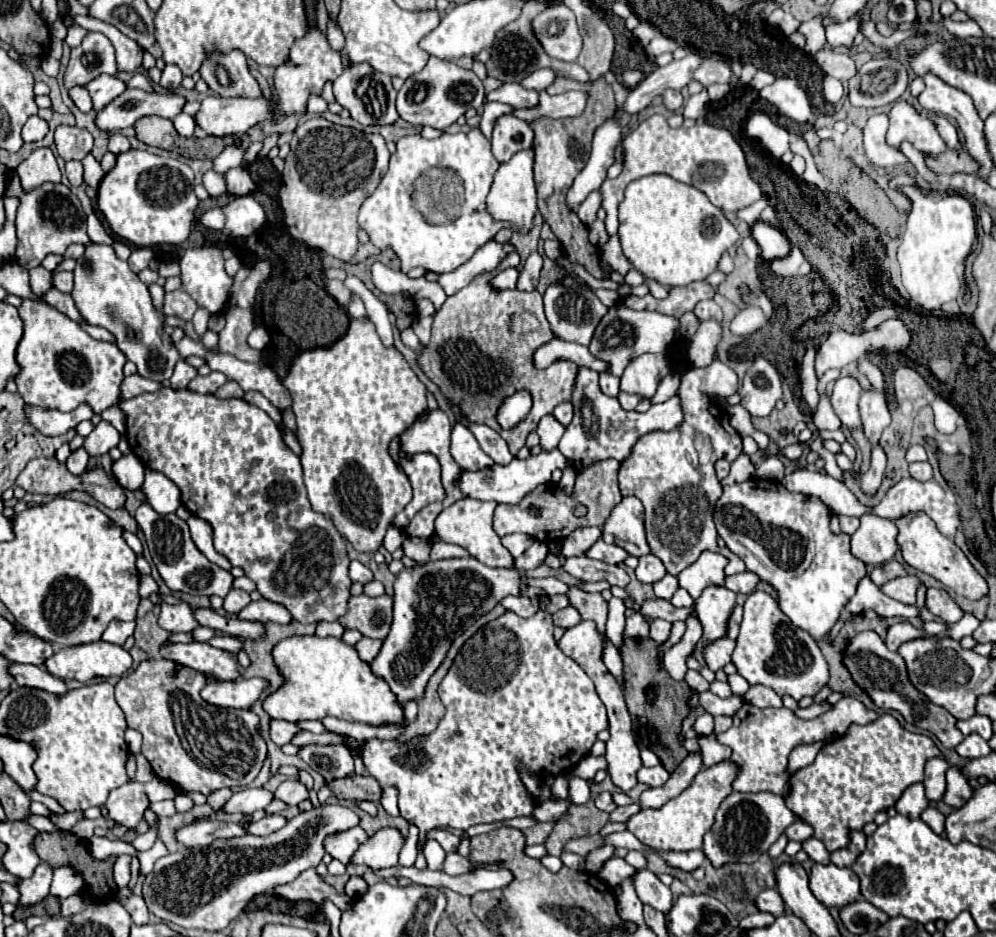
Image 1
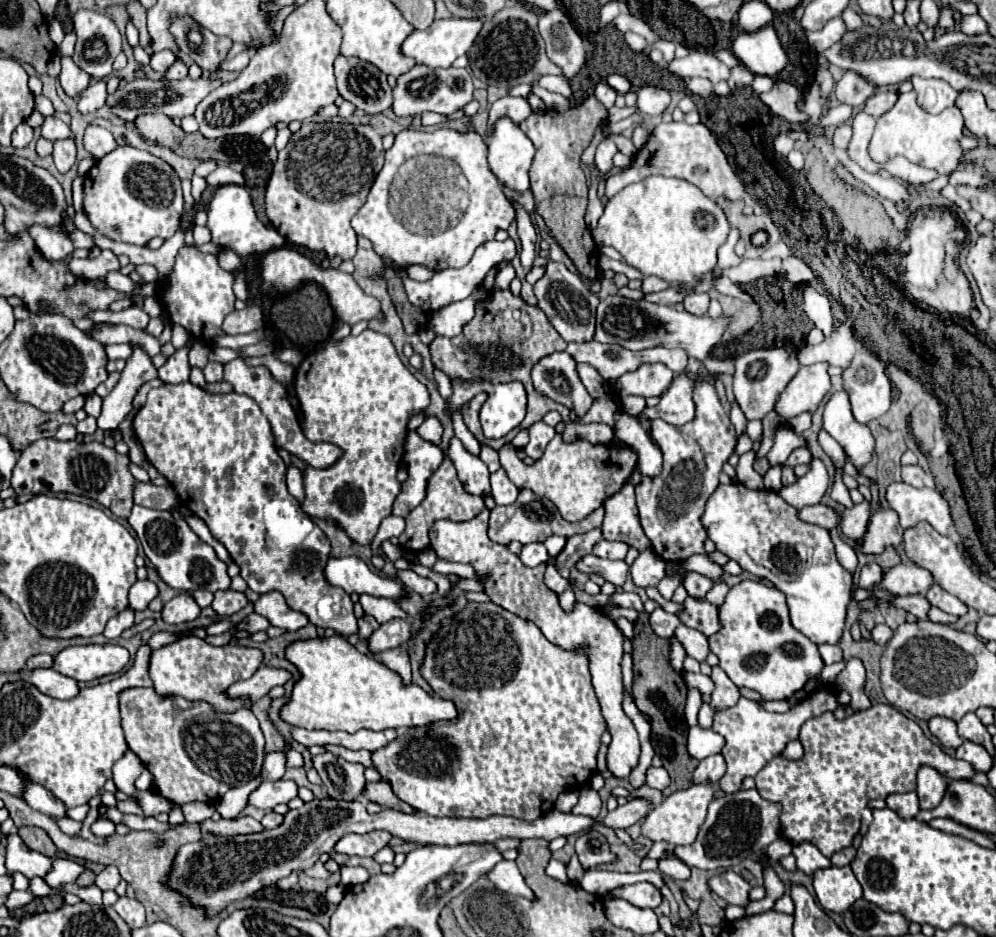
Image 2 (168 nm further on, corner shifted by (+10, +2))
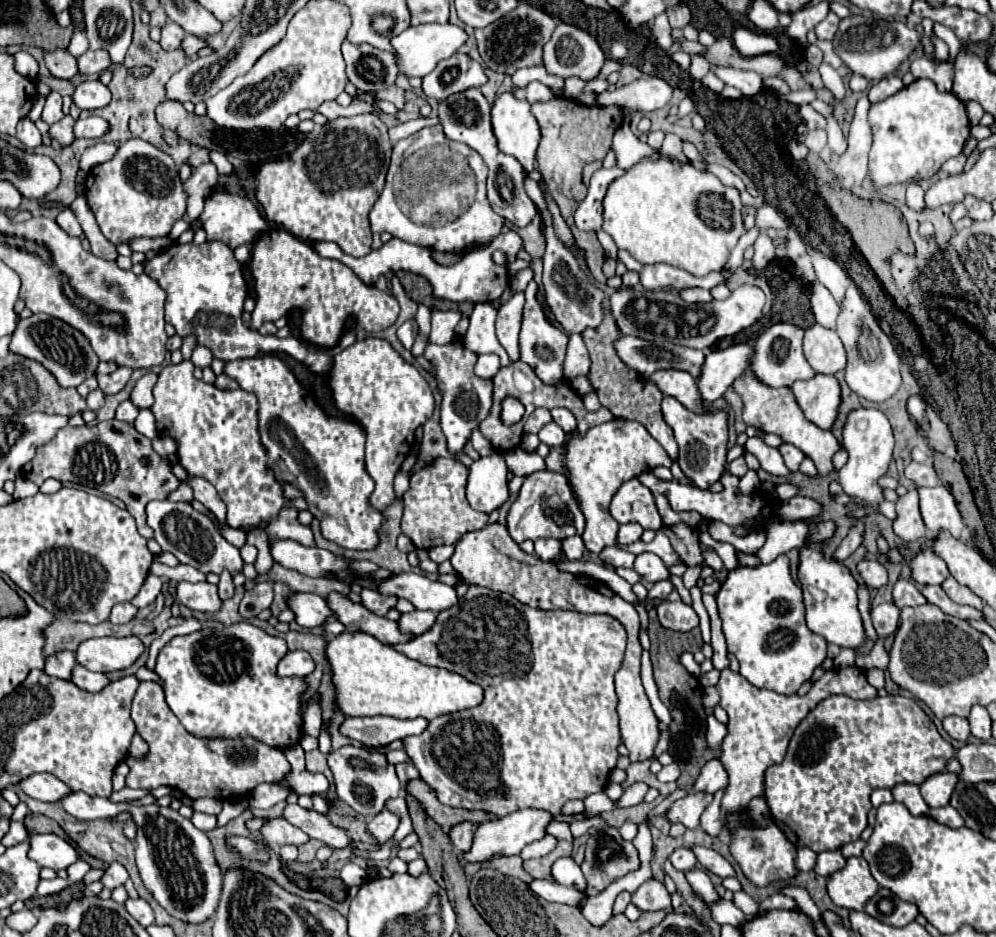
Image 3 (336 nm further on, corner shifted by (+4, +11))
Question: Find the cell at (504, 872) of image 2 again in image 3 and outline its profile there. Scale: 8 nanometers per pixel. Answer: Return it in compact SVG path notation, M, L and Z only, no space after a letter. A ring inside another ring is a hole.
M532 880L530 882L530 890L534 894L538 894L540 898L548 900L548 902L564 902L564 904L570 904L570 906L584 906L586 902L586 896L576 892L576 890L570 890L562 884L554 884L554 882L546 882L546 880Z

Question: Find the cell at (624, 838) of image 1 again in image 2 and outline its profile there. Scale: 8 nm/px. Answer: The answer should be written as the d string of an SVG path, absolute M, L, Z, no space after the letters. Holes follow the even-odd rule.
M664 855L660 859L660 871L672 879L680 879L680 881L690 879L690 867L684 867L684 863L680 863L678 859L672 859L670 855Z

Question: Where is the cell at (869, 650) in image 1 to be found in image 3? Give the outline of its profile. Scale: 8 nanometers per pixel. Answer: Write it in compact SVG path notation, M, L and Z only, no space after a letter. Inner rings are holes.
M946 716L942 720L942 726L954 740L968 740L968 736L970 736L970 728L968 728L968 720L966 718Z

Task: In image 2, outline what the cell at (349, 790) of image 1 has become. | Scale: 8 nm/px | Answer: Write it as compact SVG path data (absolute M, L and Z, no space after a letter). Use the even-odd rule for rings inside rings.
M386 781L368 783L368 791L364 791L364 797L382 807L390 807L390 809L396 809L402 813L416 813L416 809L412 809L408 803L404 803L396 797L396 793L392 791L392 787Z

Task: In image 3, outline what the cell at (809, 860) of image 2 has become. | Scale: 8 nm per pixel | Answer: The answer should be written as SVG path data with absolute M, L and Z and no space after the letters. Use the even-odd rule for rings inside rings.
M824 850L824 852L818 854L814 872L820 874L820 876L824 876L824 878L828 878L832 872L840 870L844 864L846 864L846 860L840 854L840 850Z

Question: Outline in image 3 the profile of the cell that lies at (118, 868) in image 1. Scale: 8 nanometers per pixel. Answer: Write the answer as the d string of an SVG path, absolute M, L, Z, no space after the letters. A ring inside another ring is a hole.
M112 862L112 864L106 868L104 876L102 876L102 884L104 884L106 888L110 888L110 890L122 886L126 880L128 880L128 872L126 872L126 868L124 868L120 862Z

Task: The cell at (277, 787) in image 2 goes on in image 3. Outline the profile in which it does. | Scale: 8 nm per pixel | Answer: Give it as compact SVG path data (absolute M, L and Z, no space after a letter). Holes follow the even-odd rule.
M290 746L290 750L284 750L288 762L290 762L290 774L278 782L280 786L290 788L294 794L324 794L328 790L328 780L324 774L308 772L304 766L304 750L300 746Z

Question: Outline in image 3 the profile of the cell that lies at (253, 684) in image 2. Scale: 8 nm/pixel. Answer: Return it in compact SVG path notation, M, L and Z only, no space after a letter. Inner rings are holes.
M296 650L296 652L288 652L280 664L278 664L278 676L306 676L314 670L314 662L310 658L308 652Z

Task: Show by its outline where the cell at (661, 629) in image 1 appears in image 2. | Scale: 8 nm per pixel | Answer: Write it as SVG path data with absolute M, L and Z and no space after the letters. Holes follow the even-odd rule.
M656 609L652 615L650 615L650 627L656 631L658 637L672 637L676 627L680 625L680 617L678 615L672 615L672 613L666 613L664 609Z

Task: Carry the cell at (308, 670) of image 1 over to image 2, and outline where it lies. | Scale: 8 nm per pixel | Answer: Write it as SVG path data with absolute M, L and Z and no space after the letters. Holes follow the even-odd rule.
M342 635L296 641L286 649L286 659L296 663L302 673L302 679L294 685L292 699L282 709L282 719L294 727L326 731L384 731L392 727L424 727L458 717L458 709L452 701L430 695L414 683L404 685L398 673L360 653Z

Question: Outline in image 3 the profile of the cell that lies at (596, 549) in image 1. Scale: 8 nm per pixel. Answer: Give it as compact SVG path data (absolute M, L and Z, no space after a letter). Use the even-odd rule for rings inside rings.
M622 524L620 526L620 530L618 530L618 538L616 538L616 542L618 544L634 544L634 542L638 542L640 540L640 536L642 536L642 526L640 524Z

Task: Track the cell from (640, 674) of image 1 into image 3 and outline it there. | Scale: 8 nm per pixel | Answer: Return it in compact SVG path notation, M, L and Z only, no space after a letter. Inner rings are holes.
M652 608L648 612L650 622L648 622L648 634L650 634L650 660L652 660L652 668L654 668L654 680L658 686L658 694L660 700L668 706L672 722L670 722L670 756L674 758L674 762L680 766L682 776L676 780L680 790L690 792L694 788L694 782L700 774L700 768L710 760L710 758L718 758L720 750L710 750L706 746L706 714L704 714L704 706L702 706L702 690L698 680L686 672L686 668L678 662L680 654L686 650L700 650L702 646L702 638L700 638L700 628L694 628L690 632L672 632L666 630L658 618L656 618L656 610ZM680 636L682 636L682 652L680 652ZM694 692L694 698L692 698ZM694 710L694 712L692 712Z

